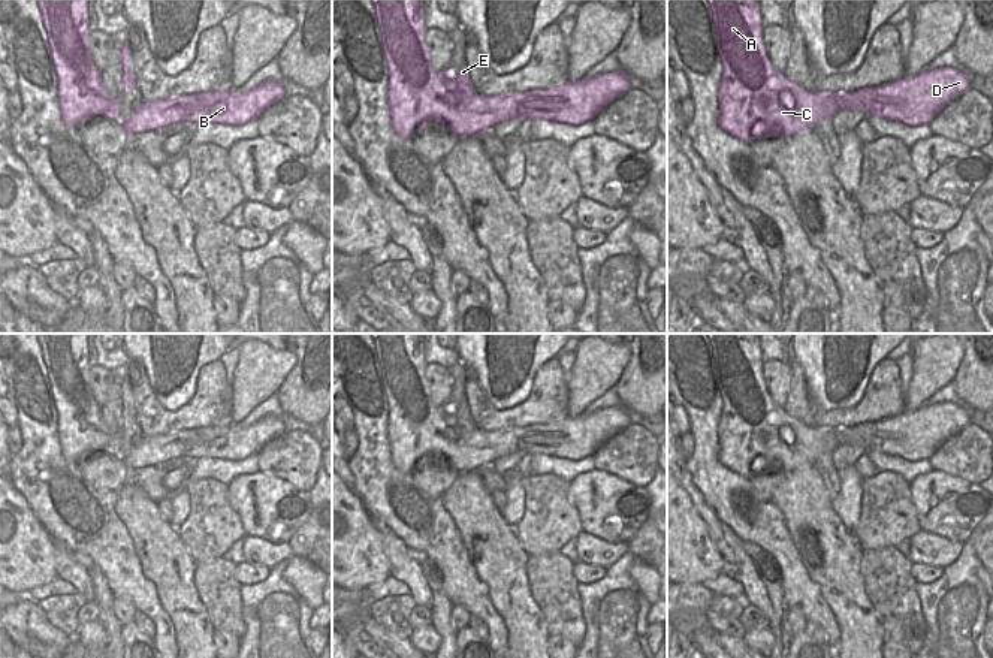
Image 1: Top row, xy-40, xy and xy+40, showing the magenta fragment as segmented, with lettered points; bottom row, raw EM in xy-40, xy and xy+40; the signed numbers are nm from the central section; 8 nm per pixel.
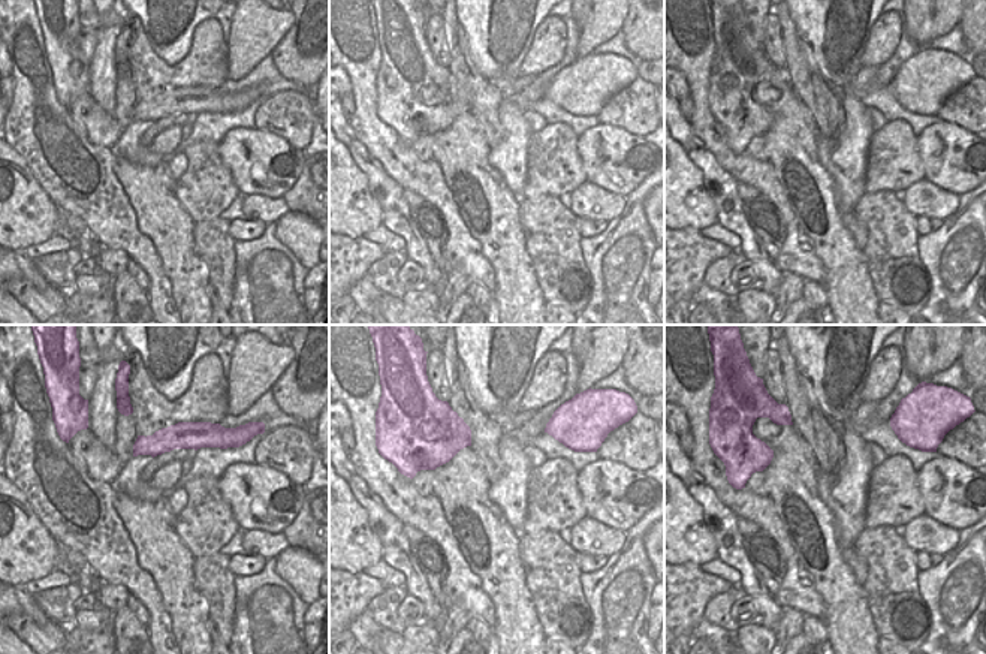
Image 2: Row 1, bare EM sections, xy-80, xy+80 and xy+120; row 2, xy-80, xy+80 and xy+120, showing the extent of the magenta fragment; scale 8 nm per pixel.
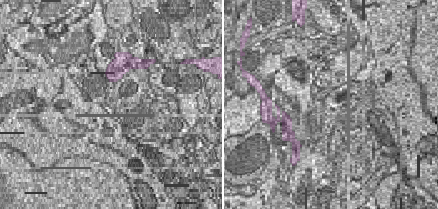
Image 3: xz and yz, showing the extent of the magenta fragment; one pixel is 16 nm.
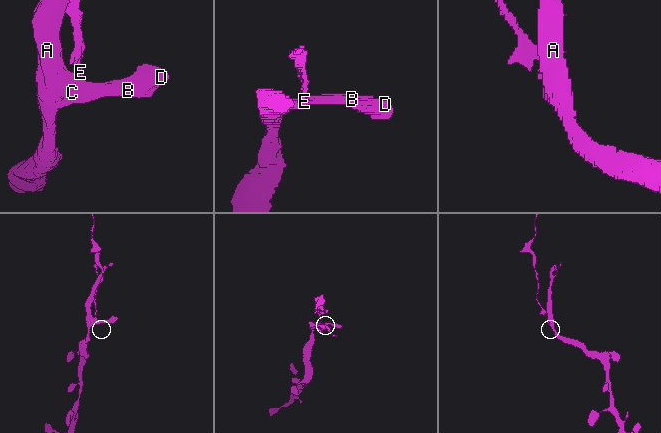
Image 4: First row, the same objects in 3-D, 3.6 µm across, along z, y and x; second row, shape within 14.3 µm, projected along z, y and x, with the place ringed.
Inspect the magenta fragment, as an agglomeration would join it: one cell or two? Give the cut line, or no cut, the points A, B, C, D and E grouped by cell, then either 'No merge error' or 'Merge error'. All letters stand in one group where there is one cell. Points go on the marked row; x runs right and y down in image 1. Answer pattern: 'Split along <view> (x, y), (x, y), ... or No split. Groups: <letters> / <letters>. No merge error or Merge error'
Split along xy (455, 81), (462, 91), (474, 93). Groups: A B C D / E. Merge error

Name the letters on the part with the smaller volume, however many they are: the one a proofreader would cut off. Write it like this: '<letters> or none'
E

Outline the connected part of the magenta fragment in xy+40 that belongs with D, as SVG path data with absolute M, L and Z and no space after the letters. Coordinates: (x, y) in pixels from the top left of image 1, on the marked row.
M706 0L713 25L722 78L718 85L718 124L730 136L749 144L761 138L790 138L815 129L821 120L831 120L839 111L864 111L867 115L899 121L909 127L929 126L947 103L971 90L969 76L939 67L900 78L879 87L864 87L848 93L808 91L778 72L767 58L761 33L760 0Z

